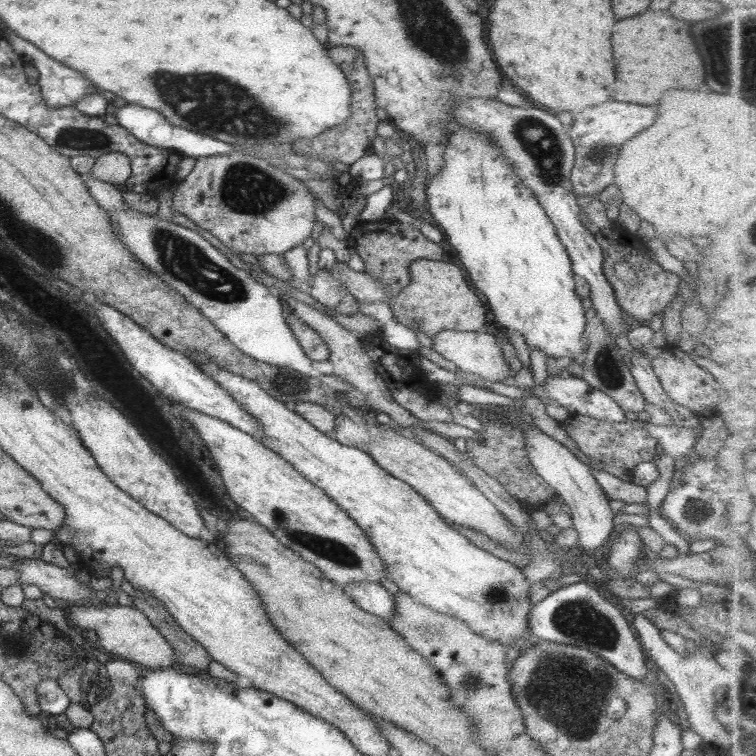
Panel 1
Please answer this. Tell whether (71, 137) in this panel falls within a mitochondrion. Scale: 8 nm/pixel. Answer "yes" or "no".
yes

